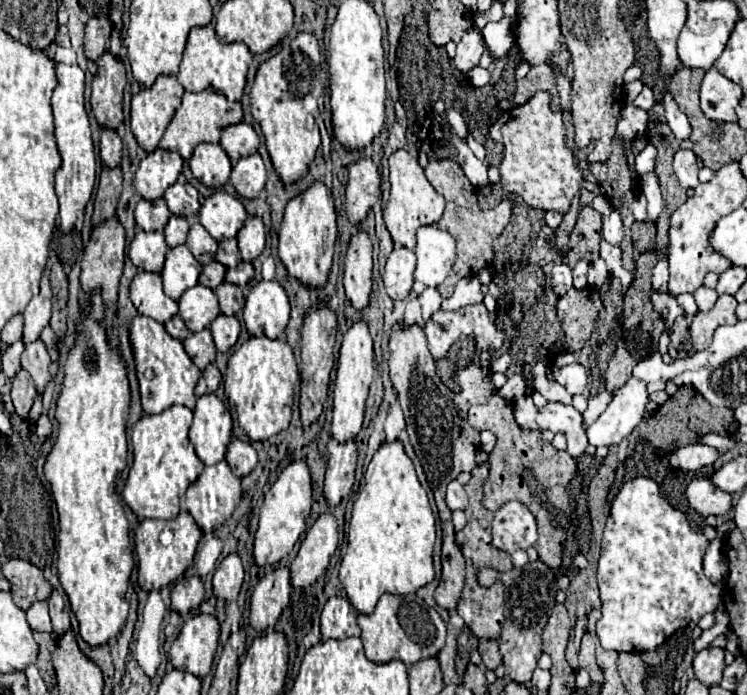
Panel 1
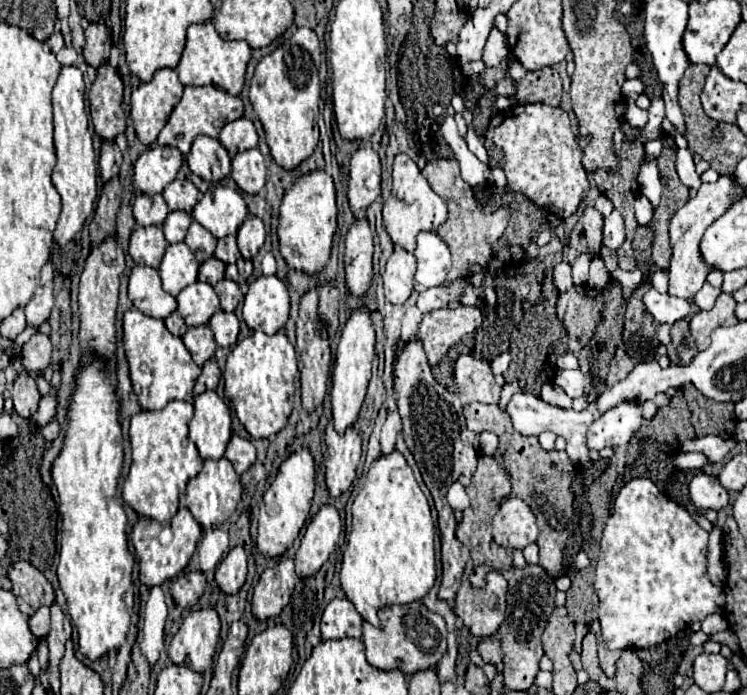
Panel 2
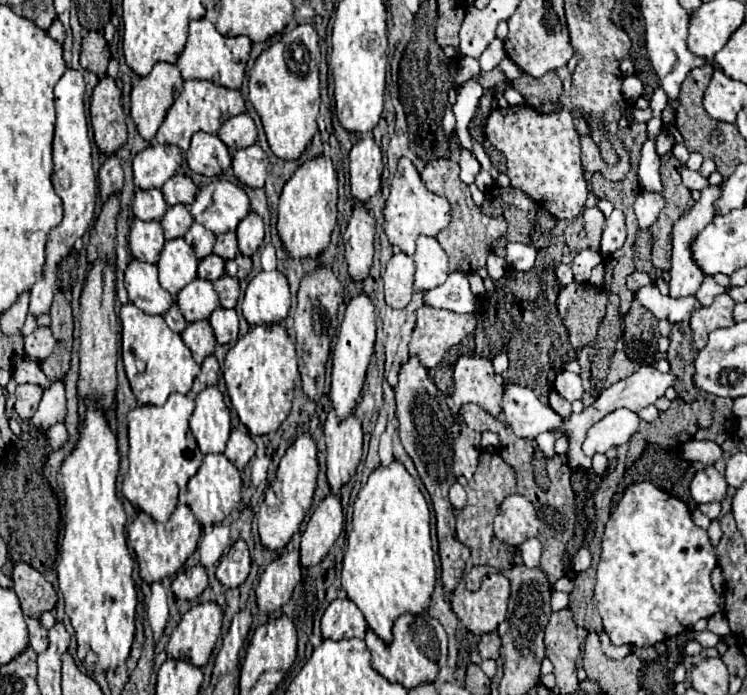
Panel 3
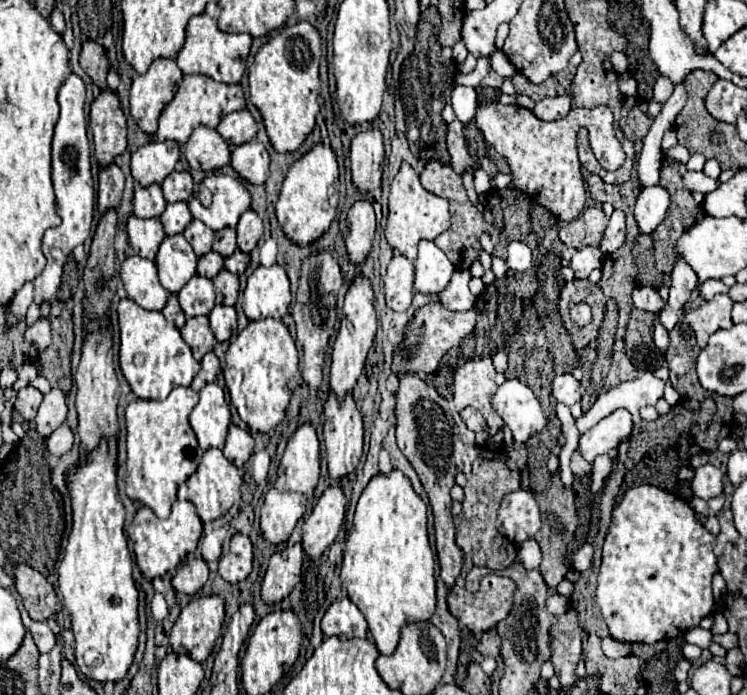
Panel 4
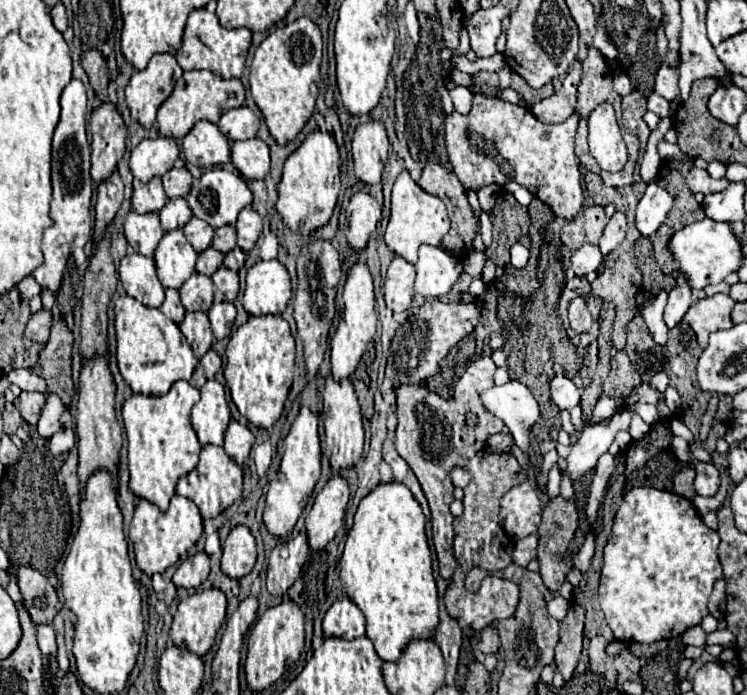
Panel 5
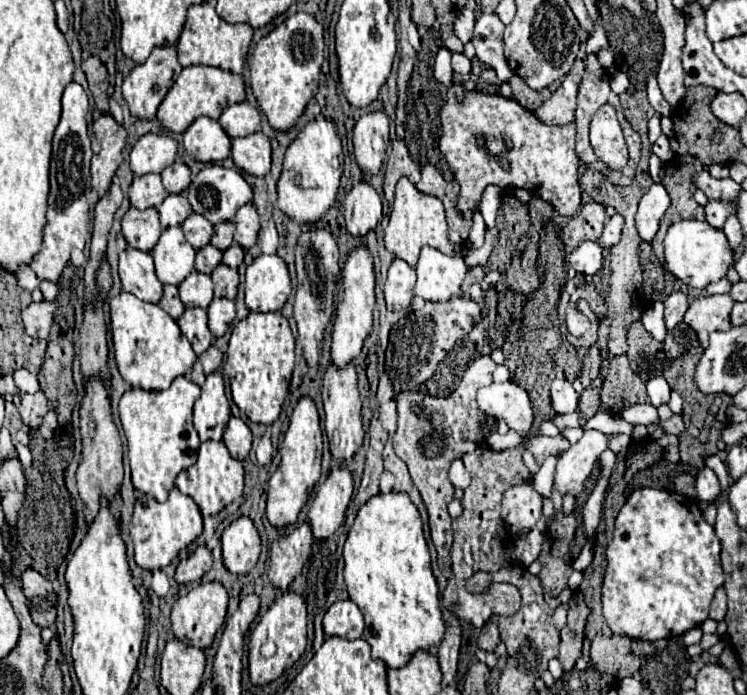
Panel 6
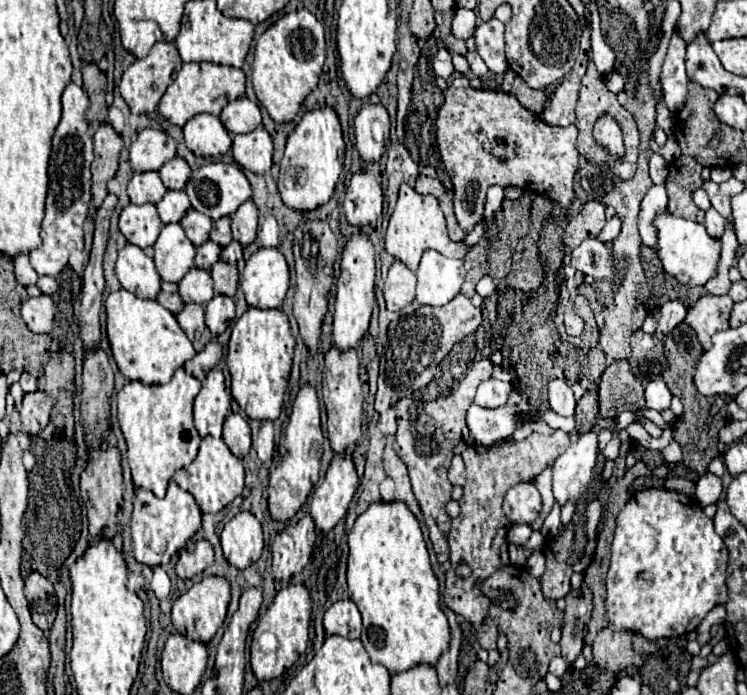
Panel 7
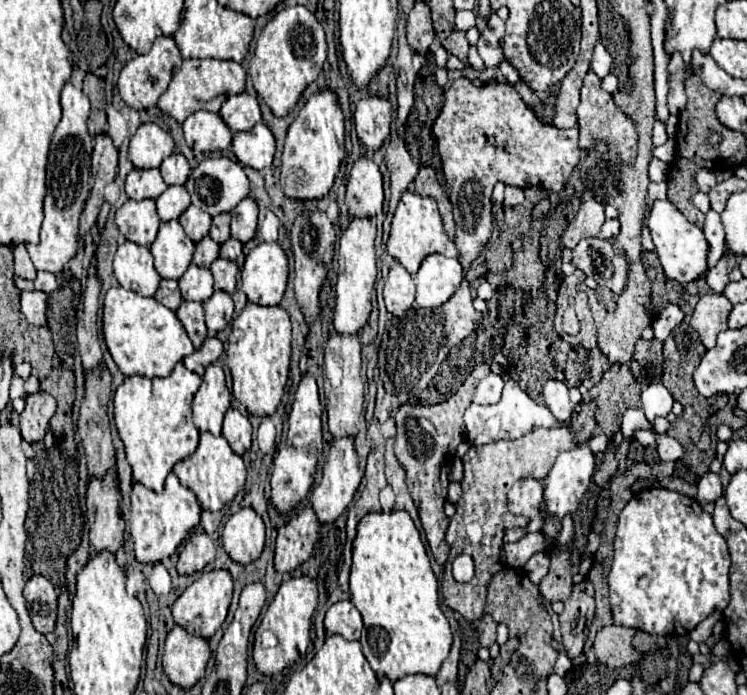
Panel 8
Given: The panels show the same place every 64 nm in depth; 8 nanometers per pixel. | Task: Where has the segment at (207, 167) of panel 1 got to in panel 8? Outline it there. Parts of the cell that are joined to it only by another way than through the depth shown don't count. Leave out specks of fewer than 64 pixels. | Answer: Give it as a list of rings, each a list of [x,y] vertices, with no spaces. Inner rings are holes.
[[[200,110],[184,120],[186,144],[198,152],[220,152],[232,142],[232,130],[224,124],[220,114]]]

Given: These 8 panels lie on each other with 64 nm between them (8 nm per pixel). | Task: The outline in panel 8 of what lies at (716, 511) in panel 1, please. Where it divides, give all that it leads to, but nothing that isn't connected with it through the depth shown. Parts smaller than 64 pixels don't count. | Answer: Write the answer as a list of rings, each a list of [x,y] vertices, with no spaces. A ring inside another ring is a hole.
[[[708,472],[700,478],[698,482],[698,496],[696,500],[700,504],[706,504],[706,502],[714,502],[722,496],[722,482],[720,482],[720,476],[714,474],[714,472]]]

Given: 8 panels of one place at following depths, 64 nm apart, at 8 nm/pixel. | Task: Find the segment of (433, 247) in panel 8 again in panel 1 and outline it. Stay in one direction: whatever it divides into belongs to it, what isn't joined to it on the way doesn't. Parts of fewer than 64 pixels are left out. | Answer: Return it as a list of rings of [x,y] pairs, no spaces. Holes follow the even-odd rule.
[[[406,150],[394,152],[388,158],[388,164],[390,164],[392,192],[390,192],[388,204],[384,206],[384,224],[386,224],[394,242],[412,250],[416,246],[416,230],[420,226],[436,224],[444,214],[446,200],[432,188],[432,184],[424,176],[424,170],[420,168],[418,160],[412,158]]]

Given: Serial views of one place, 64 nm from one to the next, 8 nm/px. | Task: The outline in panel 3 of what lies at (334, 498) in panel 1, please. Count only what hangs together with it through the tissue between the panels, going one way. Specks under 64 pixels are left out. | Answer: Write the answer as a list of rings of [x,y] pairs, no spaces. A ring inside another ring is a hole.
[[[330,408],[326,424],[324,424],[324,436],[326,436],[326,464],[328,464],[328,482],[332,492],[338,492],[342,484],[346,484],[362,458],[362,424],[360,418],[352,412],[352,416],[346,416],[340,420]]]

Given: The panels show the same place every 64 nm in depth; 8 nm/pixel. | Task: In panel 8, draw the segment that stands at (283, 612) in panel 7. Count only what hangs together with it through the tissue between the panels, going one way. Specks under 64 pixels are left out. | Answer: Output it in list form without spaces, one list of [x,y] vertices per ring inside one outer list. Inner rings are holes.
[[[296,576],[290,580],[284,580],[270,602],[266,616],[262,618],[256,638],[254,638],[254,662],[256,668],[266,674],[278,674],[286,666],[290,666],[300,654],[306,652],[308,642],[310,642],[310,624],[312,624],[312,614],[318,604],[318,586],[316,580],[310,576]]]

